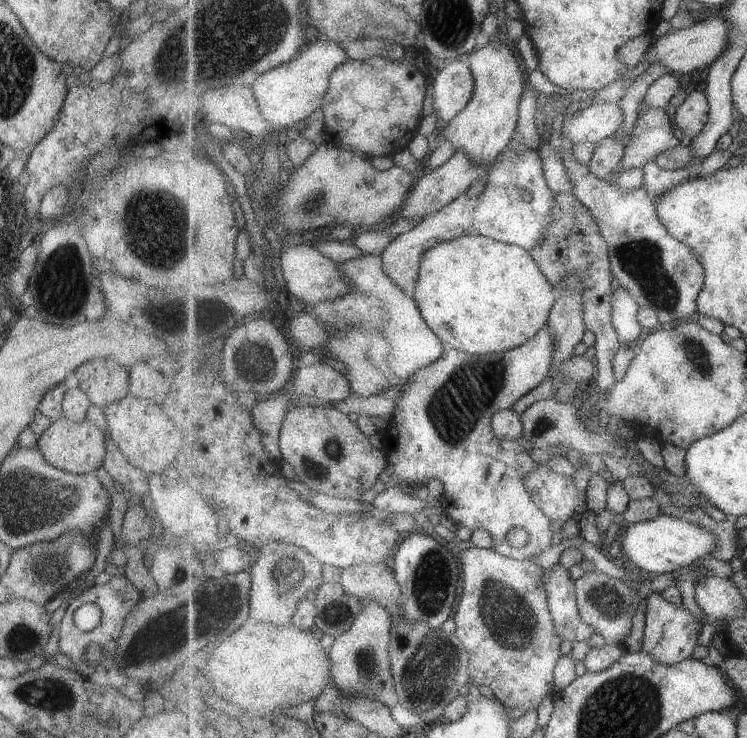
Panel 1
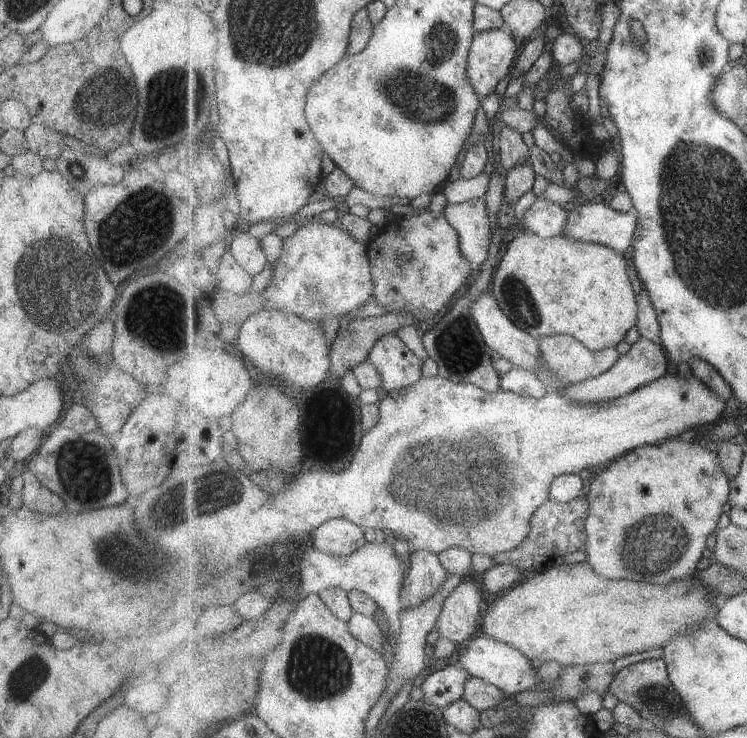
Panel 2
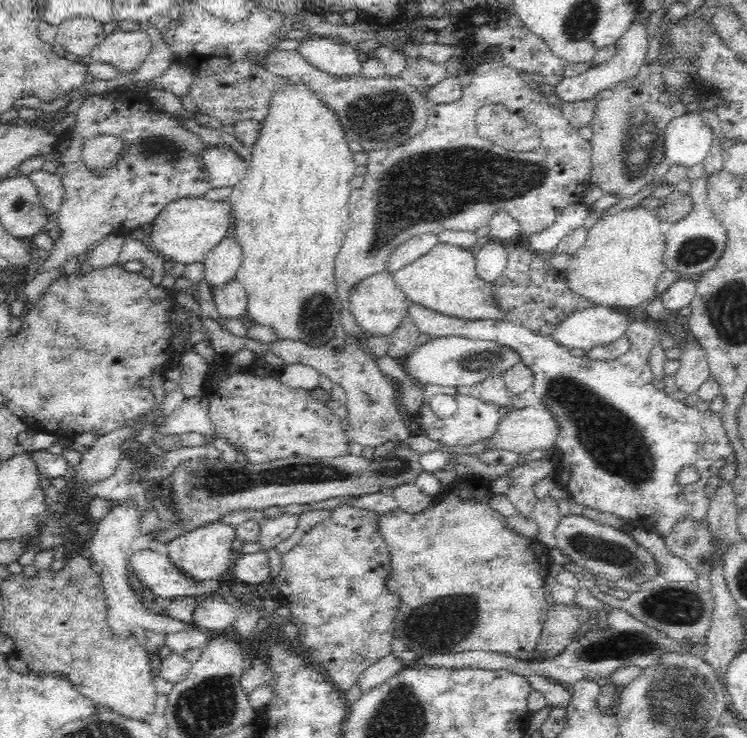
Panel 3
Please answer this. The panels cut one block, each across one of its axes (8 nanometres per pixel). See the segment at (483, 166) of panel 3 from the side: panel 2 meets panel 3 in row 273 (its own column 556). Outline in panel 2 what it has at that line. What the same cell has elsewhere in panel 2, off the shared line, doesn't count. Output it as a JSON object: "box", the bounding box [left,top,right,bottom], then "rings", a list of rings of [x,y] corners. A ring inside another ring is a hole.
{"box":[541,335,621,386],"rings":[[[551,335],[547,338],[541,338],[541,364],[543,364],[543,368],[549,374],[559,376],[559,380],[566,386],[601,376],[613,368],[620,358],[621,353],[617,348],[605,348],[603,352],[593,351],[571,335]]]}

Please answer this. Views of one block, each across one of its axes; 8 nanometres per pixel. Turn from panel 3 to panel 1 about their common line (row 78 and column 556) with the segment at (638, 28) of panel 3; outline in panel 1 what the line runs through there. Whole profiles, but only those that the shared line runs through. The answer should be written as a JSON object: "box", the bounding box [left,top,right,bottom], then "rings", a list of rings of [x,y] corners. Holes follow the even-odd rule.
{"box":[547,563,595,642],"rings":[[[557,563],[547,569],[547,582],[550,609],[557,634],[563,640],[572,642],[586,641],[595,634],[595,628],[583,622],[579,613],[576,596],[576,582],[571,578],[569,568]]]}

